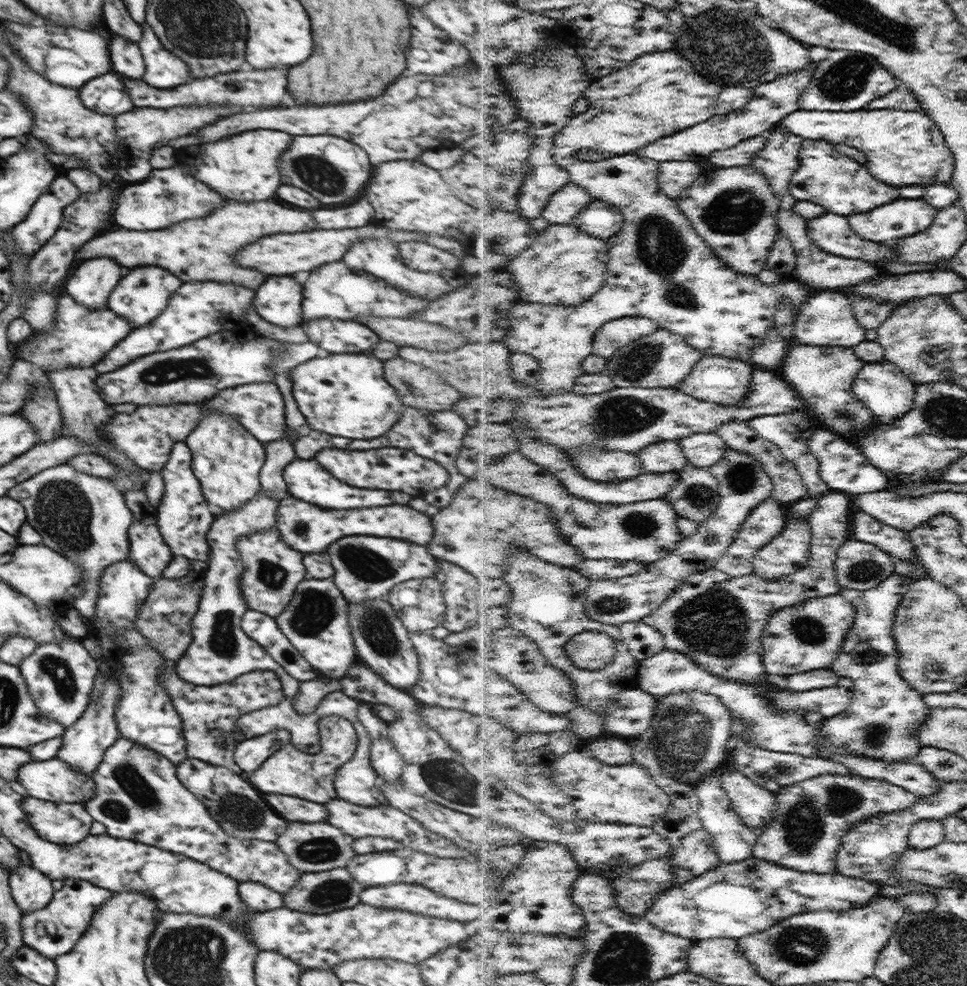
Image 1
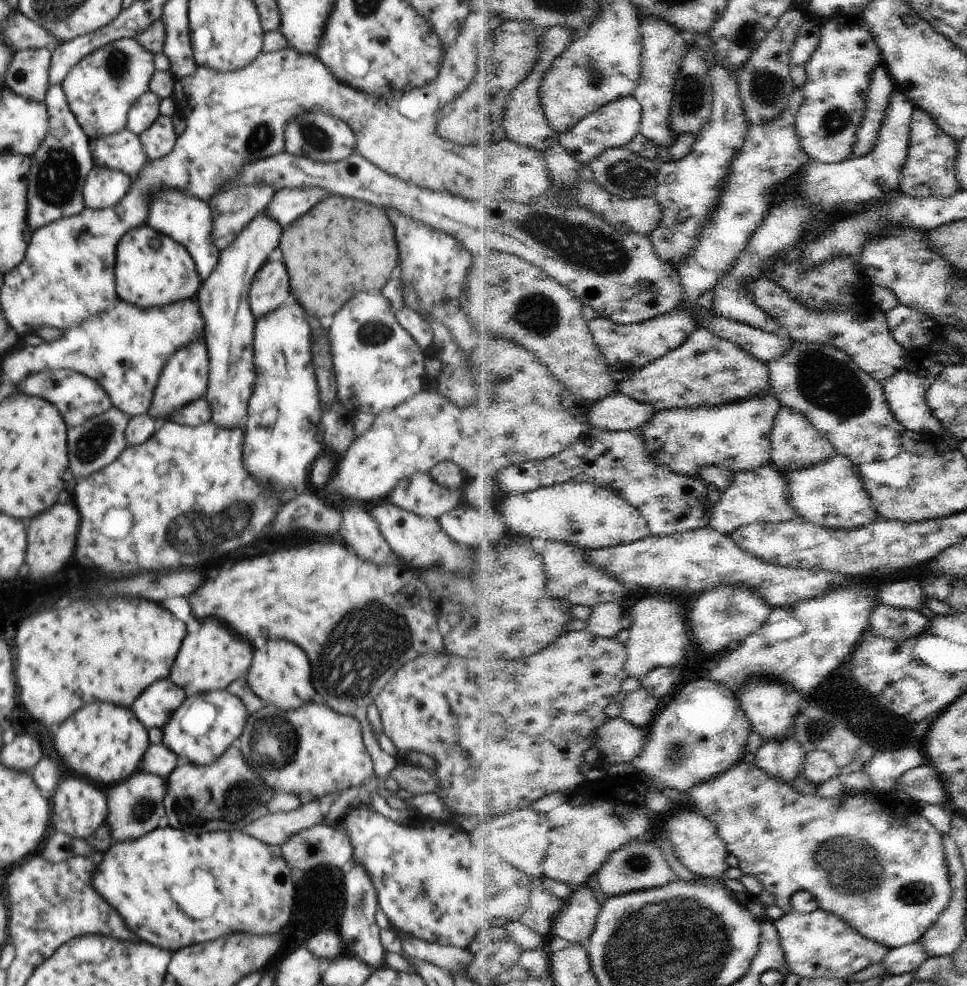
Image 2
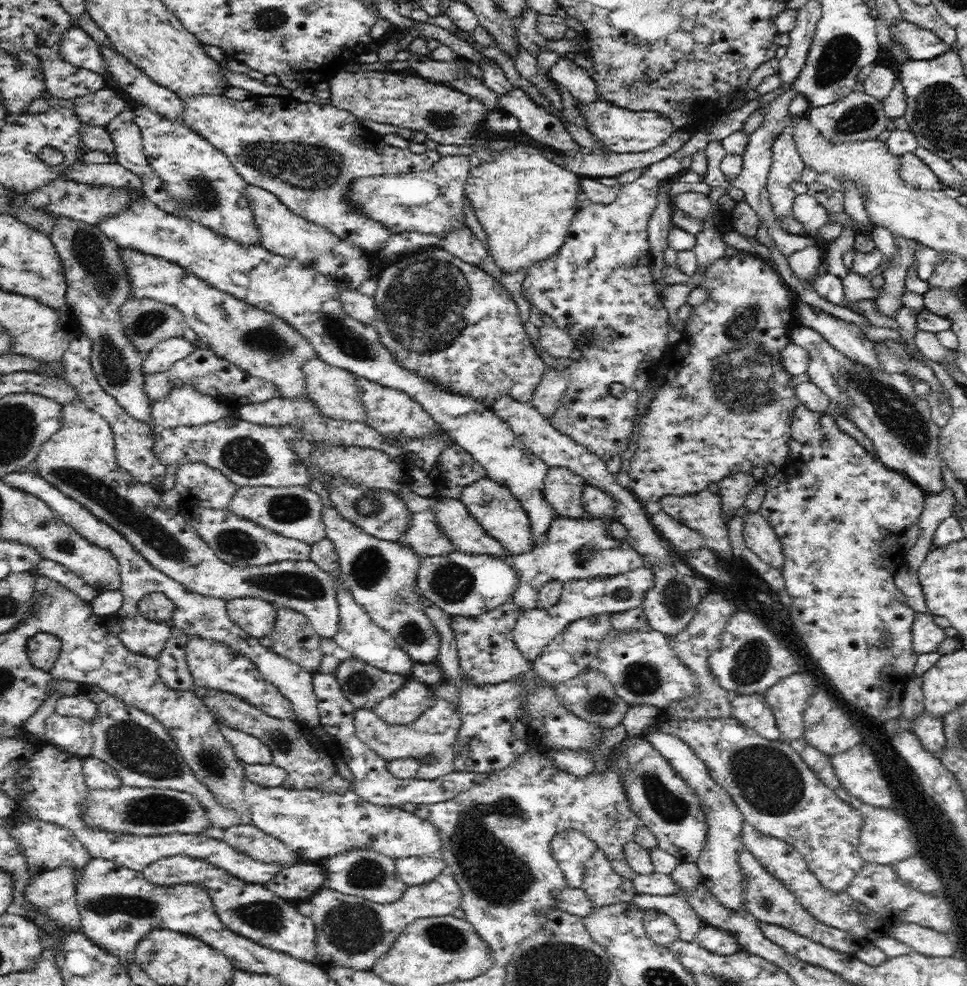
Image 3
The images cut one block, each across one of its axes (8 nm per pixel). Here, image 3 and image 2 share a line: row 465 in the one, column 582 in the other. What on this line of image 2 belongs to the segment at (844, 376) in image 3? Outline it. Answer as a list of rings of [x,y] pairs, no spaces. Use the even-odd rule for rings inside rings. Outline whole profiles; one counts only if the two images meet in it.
[[[590,885],[582,886],[565,901],[564,912],[556,922],[554,935],[574,943],[589,941],[597,931],[601,912],[602,904],[596,898],[596,890]]]

